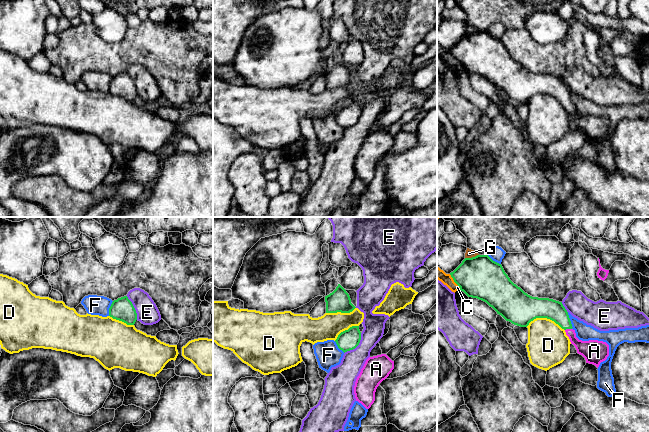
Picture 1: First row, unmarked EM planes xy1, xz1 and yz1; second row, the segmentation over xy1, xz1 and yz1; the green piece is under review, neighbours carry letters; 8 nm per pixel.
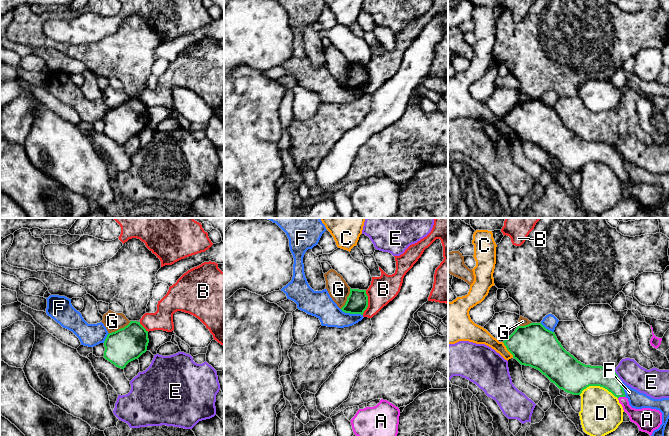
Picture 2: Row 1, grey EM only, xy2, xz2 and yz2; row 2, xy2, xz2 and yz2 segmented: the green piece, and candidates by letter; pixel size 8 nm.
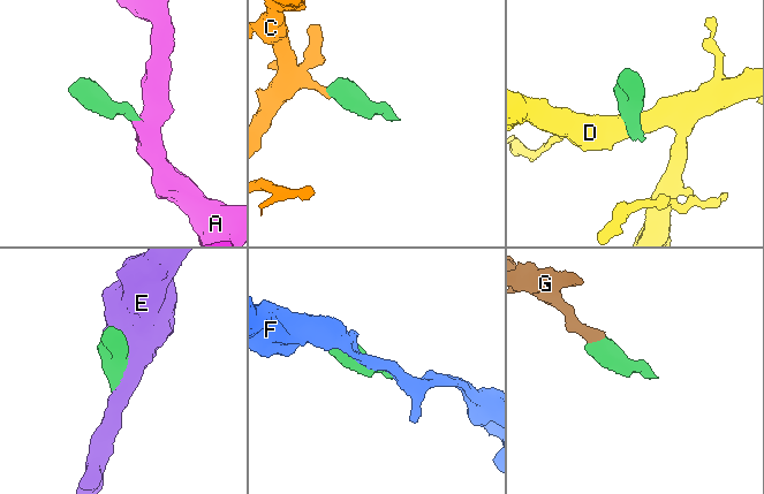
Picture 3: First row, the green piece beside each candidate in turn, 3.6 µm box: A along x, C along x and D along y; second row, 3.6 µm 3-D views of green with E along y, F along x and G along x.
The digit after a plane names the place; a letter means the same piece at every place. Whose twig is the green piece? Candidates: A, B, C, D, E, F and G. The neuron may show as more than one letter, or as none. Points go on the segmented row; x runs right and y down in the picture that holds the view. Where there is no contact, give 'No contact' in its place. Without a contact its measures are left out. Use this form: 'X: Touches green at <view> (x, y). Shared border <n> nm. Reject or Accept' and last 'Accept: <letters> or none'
A: Touches green at yz1 (568, 328). Shared border 60 nm. Accept
B: Touches green at xz2 (367, 302). Shared border 200 nm. Reject
C: Touches green at yz1 (454, 281). Shared border 160 nm. Reject
D: Touches green at yz1 (545, 317). Shared border 320 nm. Reject
E: Touches green at xz1 (356, 346). Shared border 220 nm. Reject
F: Touches green at xz2 (351, 313). Shared border 190 nm. Reject
G: Touches green at xy2 (119, 329). Shared border 200 nm. Reject
Accept: A

